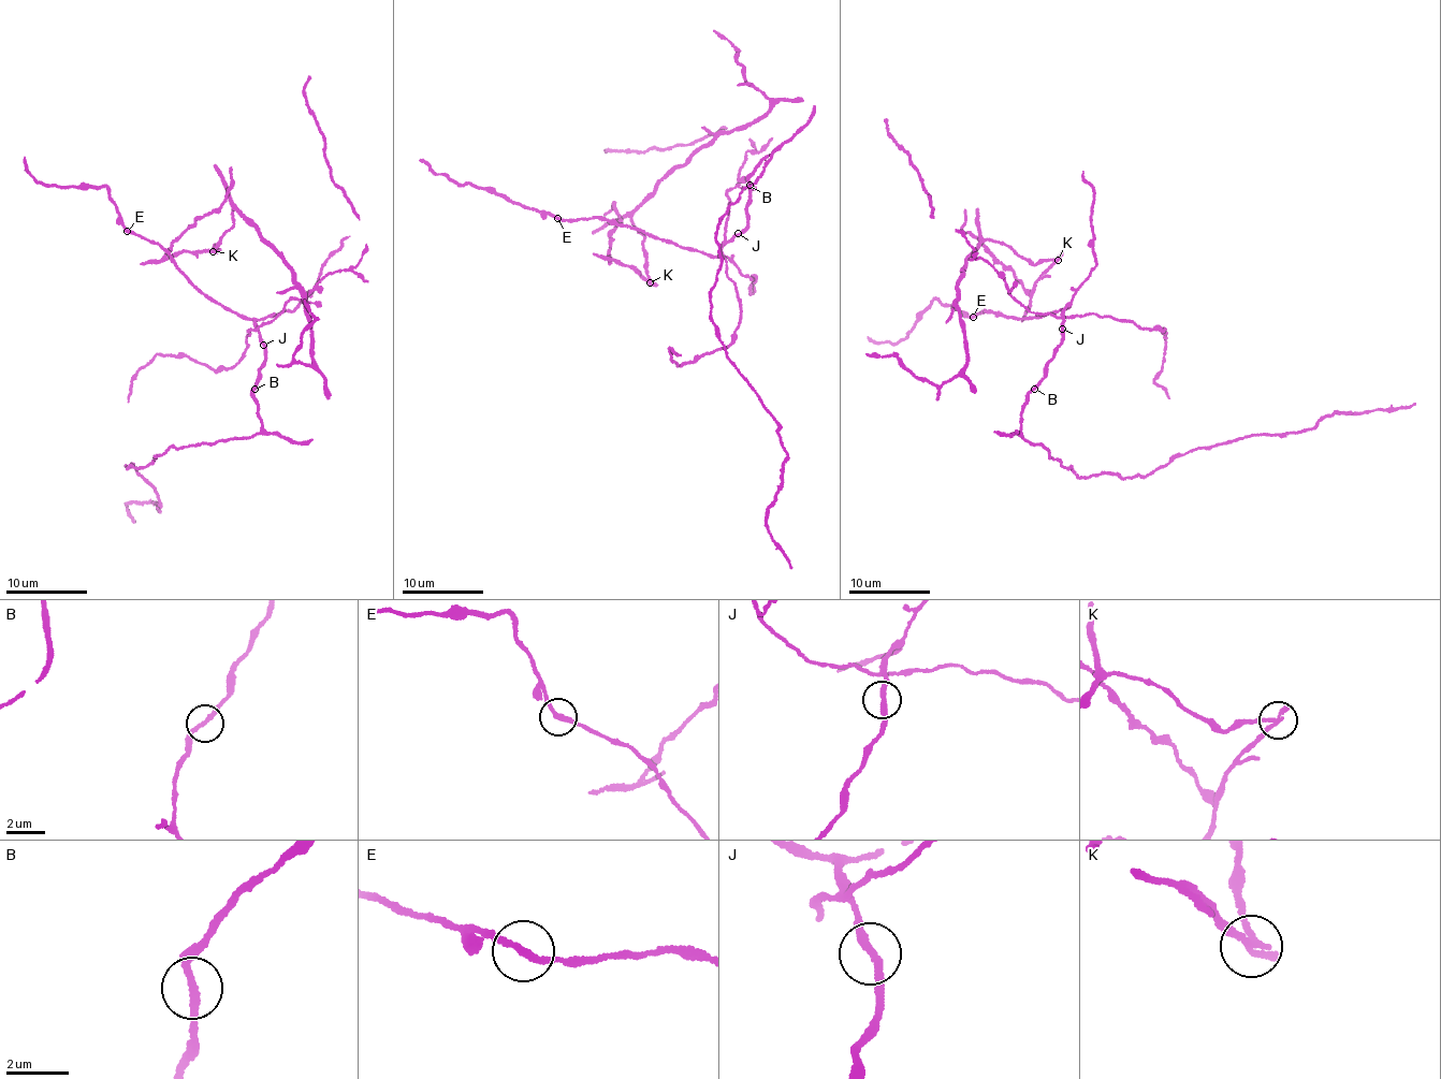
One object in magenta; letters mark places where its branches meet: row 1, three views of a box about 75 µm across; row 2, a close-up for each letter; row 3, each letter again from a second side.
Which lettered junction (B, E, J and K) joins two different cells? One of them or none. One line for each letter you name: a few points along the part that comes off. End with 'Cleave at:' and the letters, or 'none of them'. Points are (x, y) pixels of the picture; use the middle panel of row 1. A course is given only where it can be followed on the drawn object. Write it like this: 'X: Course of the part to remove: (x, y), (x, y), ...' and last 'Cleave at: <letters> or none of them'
K: Course of the part to remove: (650, 282), (634, 267), (608, 256), (610, 231), (620, 220), (615, 204), (603, 216)
Cleave at: K

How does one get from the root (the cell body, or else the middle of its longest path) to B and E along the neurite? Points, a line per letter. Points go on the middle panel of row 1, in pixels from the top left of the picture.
B: (739, 234), (748, 227), (746, 207), (751, 203), (750, 185)
E: (739, 234), (714, 257), (660, 241), (605, 217), (557, 218)

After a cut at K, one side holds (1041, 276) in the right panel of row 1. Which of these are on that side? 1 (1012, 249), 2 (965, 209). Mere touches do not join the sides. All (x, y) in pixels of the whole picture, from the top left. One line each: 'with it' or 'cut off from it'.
1: cut off from it
2: with it

